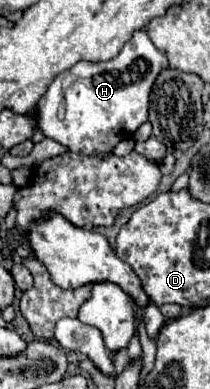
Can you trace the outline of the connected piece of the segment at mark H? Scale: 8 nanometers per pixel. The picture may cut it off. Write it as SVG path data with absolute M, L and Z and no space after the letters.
M137 31L115 59L103 63L81 61L59 73L37 103L37 125L45 137L55 139L69 151L81 155L111 153L121 139L131 137L147 121L151 87L165 67L165 53L151 43L145 31Z

